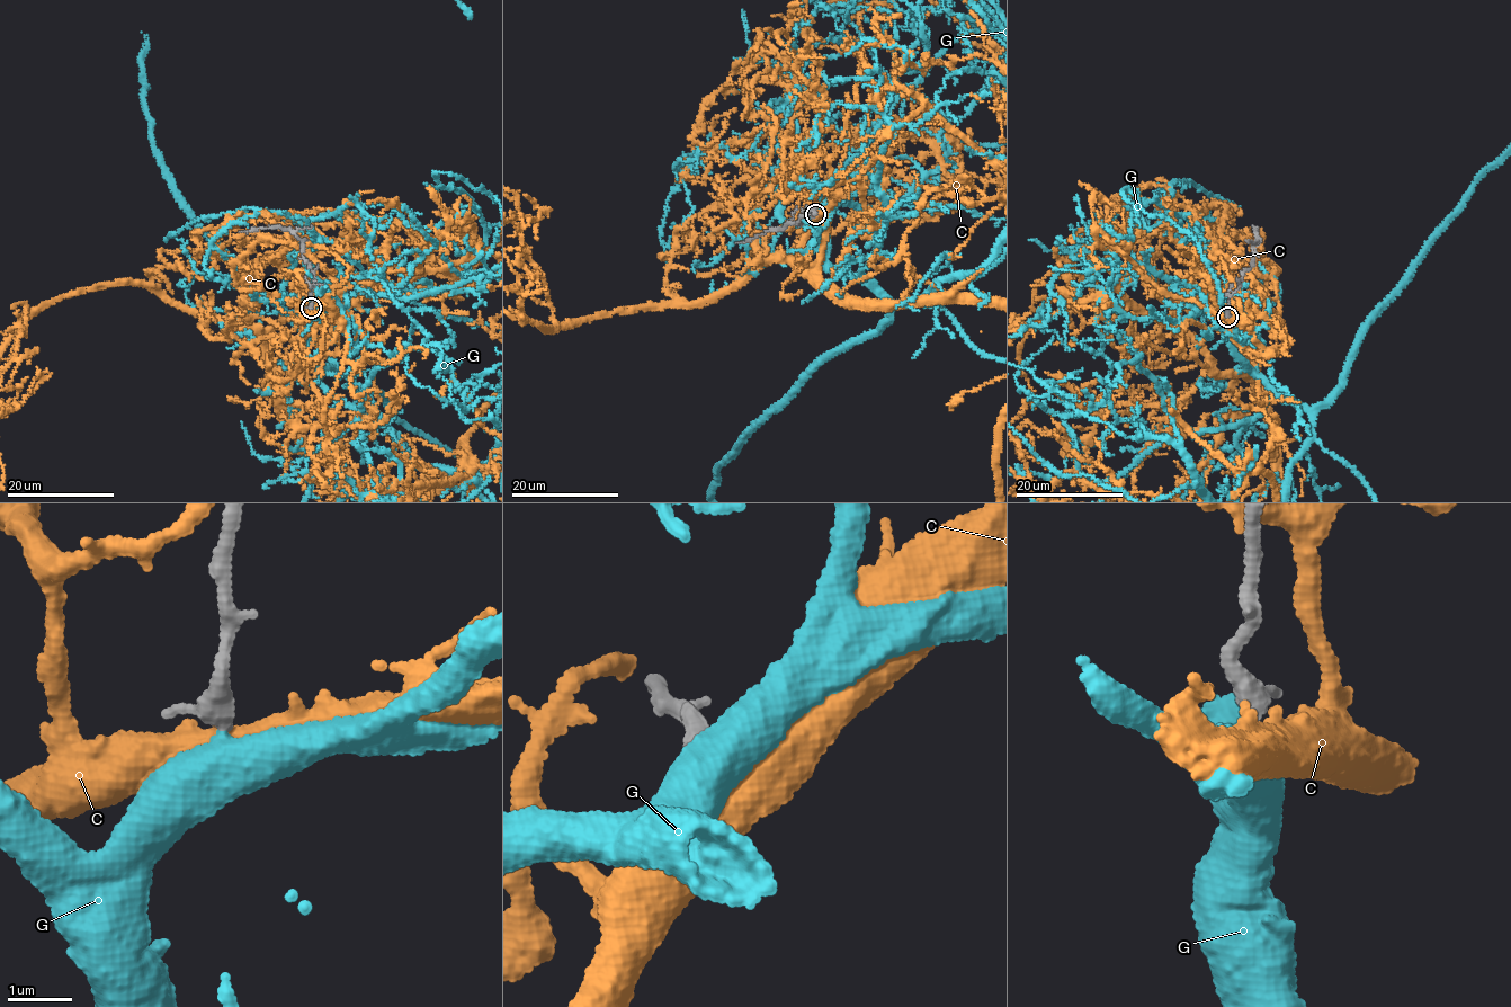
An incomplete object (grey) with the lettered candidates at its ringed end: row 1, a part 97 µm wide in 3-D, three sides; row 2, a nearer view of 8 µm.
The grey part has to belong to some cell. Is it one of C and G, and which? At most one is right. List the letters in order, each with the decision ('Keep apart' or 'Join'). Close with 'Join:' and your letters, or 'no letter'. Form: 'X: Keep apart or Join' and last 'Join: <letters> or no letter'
C: Keep apart
G: Join
Join: G

